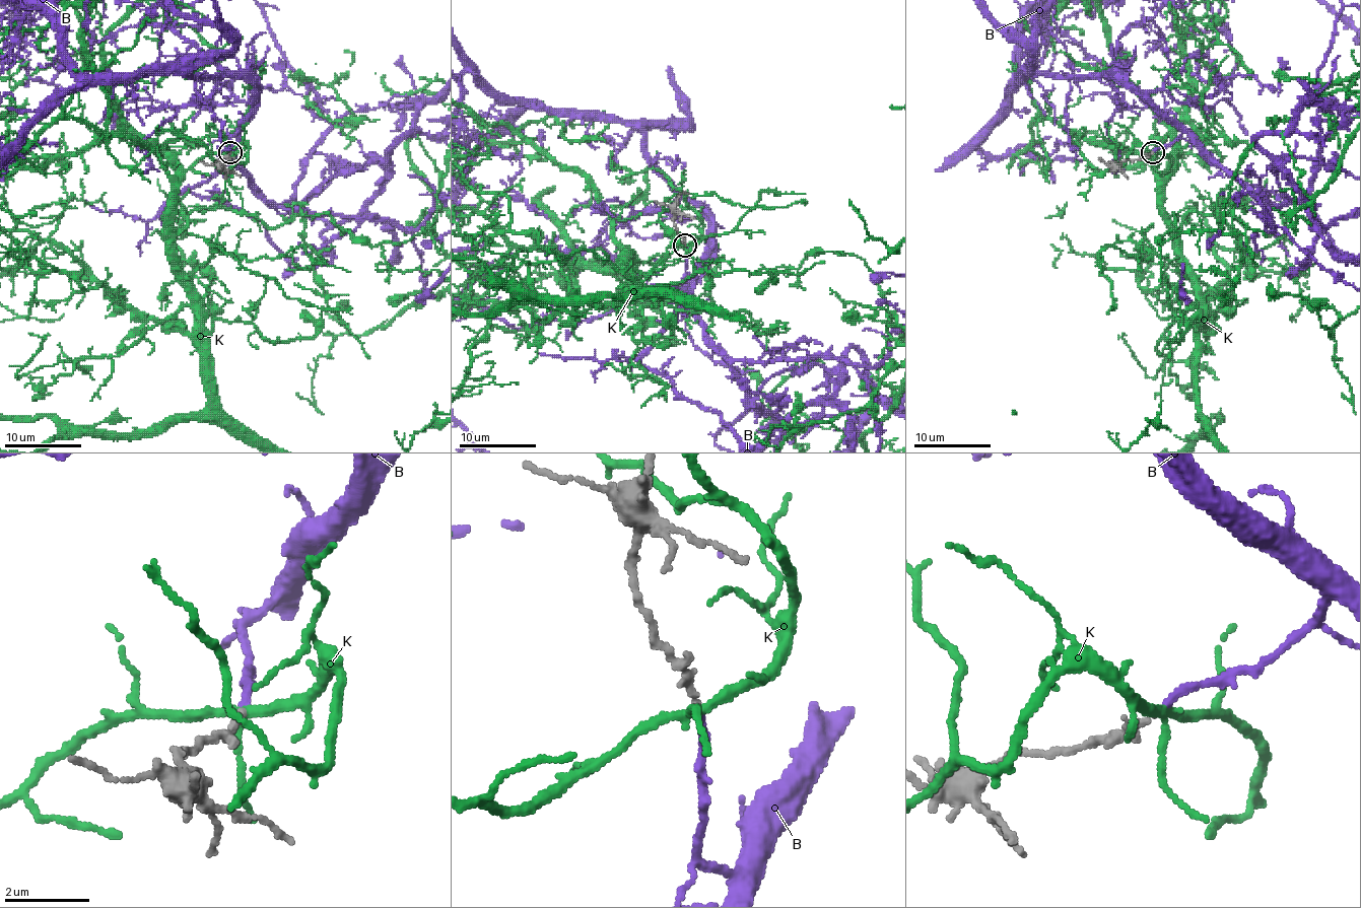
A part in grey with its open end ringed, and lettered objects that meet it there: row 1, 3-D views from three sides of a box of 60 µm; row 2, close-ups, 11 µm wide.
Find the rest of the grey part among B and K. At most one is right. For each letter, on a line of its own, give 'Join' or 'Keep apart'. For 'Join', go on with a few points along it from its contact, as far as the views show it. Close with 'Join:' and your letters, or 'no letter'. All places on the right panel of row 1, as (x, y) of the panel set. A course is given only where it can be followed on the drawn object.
B: Join
K: Keep apart
Join: B

